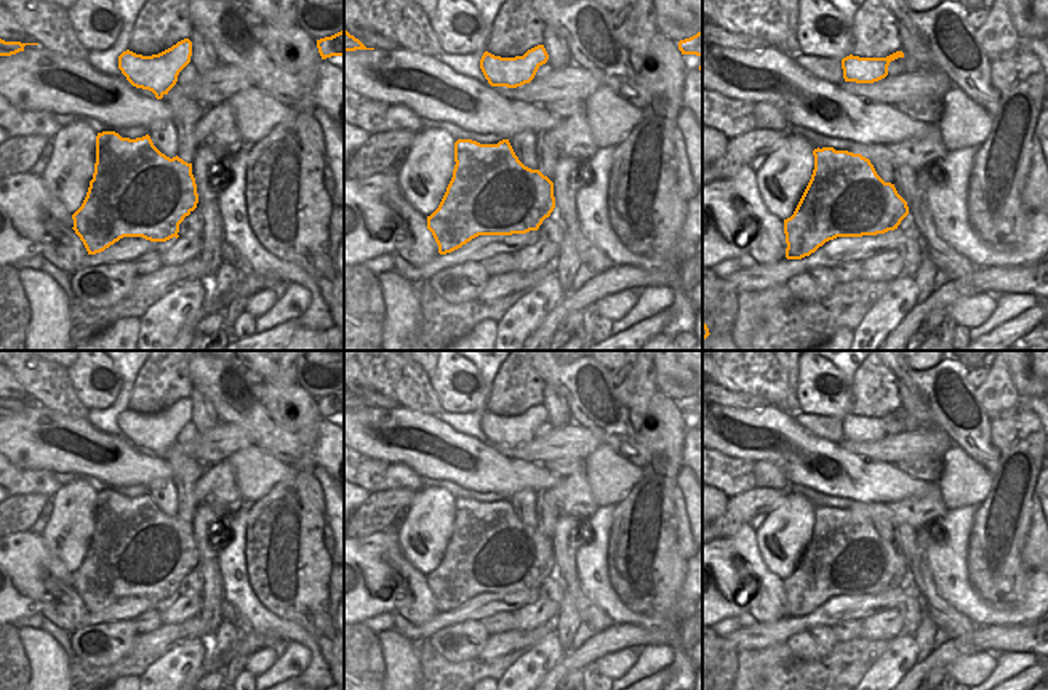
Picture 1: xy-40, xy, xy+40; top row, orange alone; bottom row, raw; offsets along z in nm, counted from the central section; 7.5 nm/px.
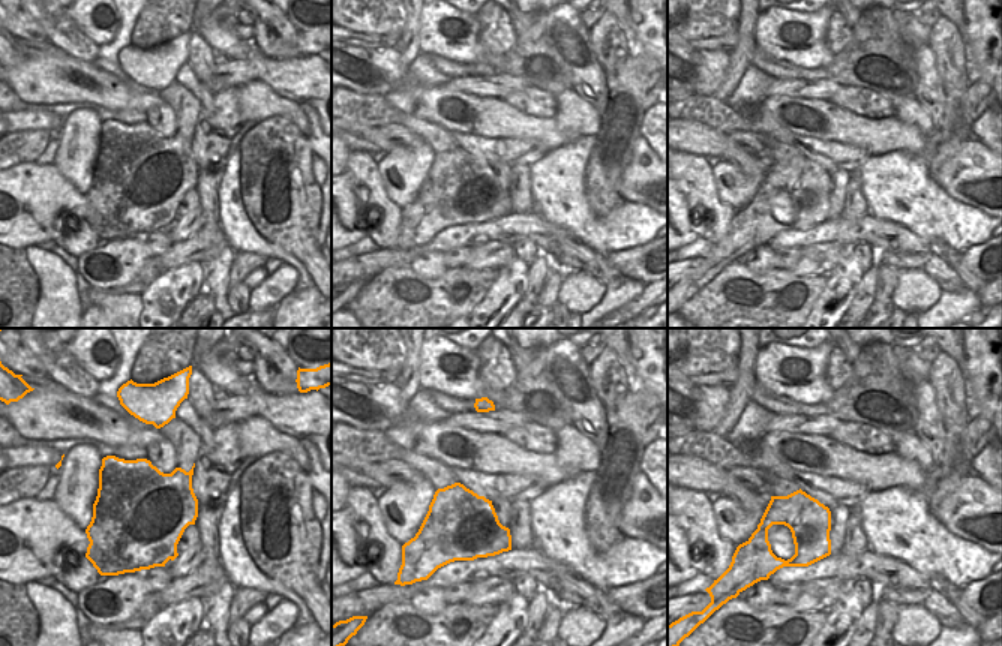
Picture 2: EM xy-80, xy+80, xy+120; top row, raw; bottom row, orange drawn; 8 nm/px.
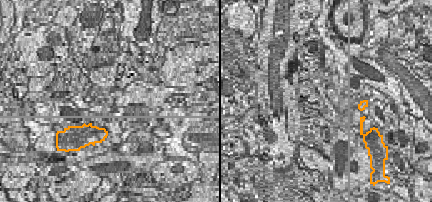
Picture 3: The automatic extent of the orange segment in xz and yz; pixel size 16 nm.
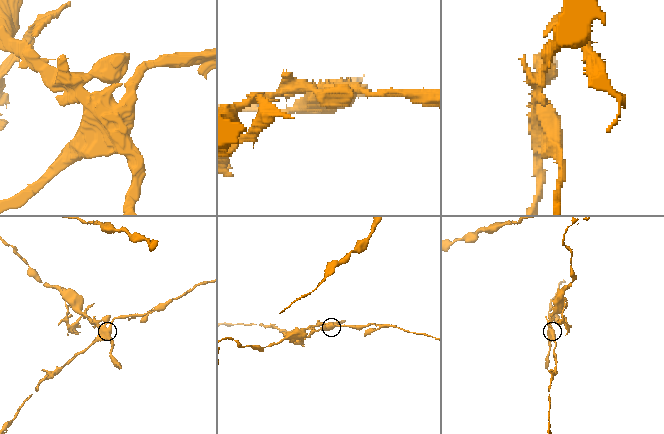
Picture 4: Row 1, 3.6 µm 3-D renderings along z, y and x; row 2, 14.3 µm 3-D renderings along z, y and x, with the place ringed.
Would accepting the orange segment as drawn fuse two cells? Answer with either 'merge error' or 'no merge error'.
merge error

